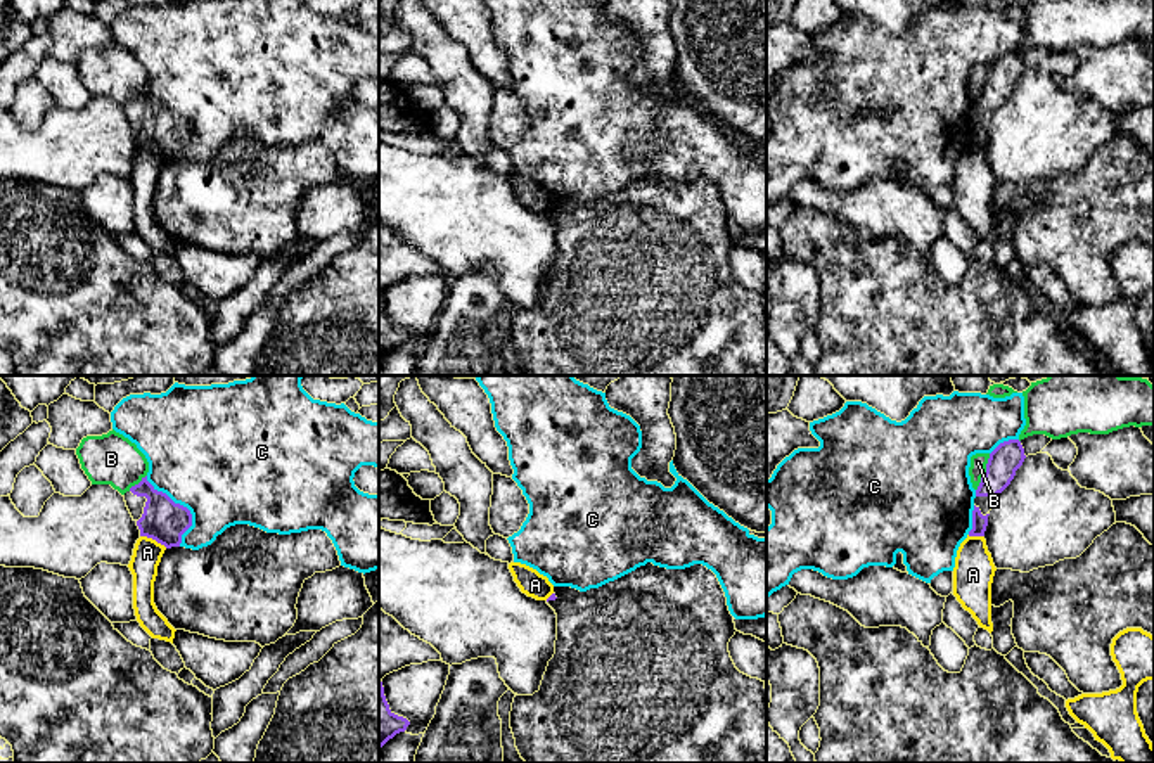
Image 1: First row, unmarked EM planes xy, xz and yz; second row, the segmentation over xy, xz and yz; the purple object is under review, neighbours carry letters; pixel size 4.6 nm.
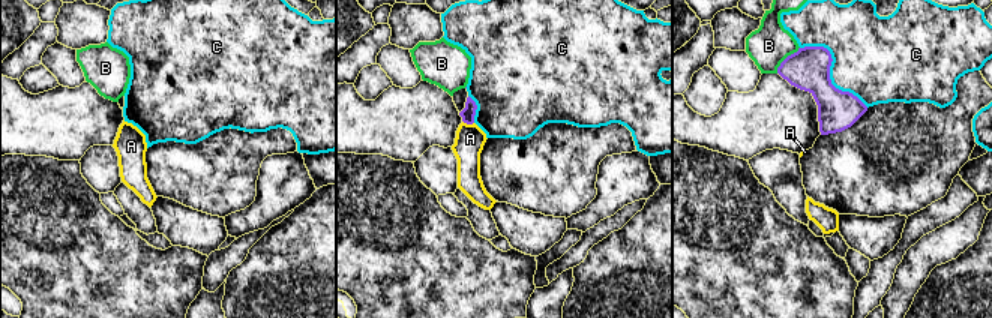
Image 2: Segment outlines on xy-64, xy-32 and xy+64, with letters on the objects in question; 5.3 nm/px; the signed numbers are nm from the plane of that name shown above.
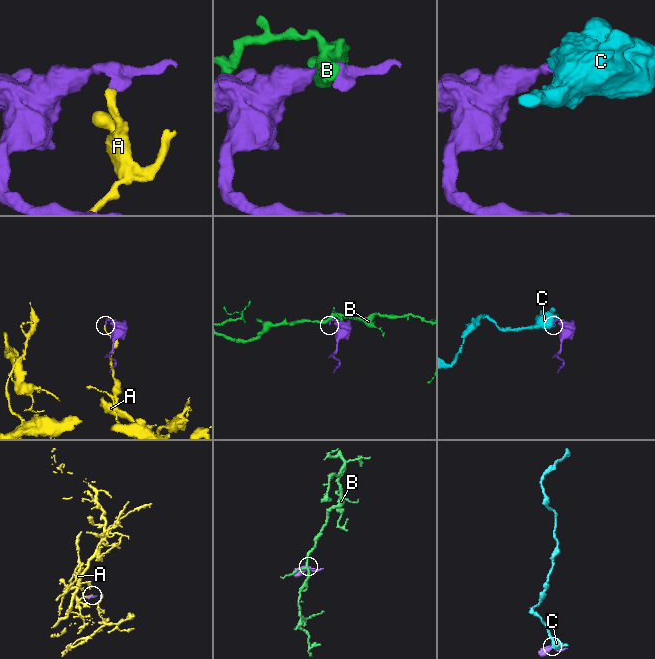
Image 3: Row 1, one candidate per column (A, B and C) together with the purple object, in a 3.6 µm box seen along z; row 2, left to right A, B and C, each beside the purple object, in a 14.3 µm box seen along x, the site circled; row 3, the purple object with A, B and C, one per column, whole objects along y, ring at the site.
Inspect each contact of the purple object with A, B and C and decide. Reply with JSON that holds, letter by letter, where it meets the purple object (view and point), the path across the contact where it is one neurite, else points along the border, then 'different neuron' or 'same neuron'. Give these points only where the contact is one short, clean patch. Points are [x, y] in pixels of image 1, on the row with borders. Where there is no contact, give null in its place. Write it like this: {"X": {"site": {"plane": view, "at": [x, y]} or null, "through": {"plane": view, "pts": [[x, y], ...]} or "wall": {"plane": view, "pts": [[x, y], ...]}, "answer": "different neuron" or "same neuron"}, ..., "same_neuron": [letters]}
{"A": {"site": {"plane": "xy", "at": [154, 538]}, "wall": {"plane": "xy", "pts": [[141, 535], [151, 537], [166, 547]]}, "answer": "different neuron"}, "B": {"site": {"plane": "yz", "at": [985, 473]}, "answer": "different neuron"}, "C": {"site": {"plane": "xy", "at": [182, 506]}, "answer": "different neuron"}, "same_neuron": []}

